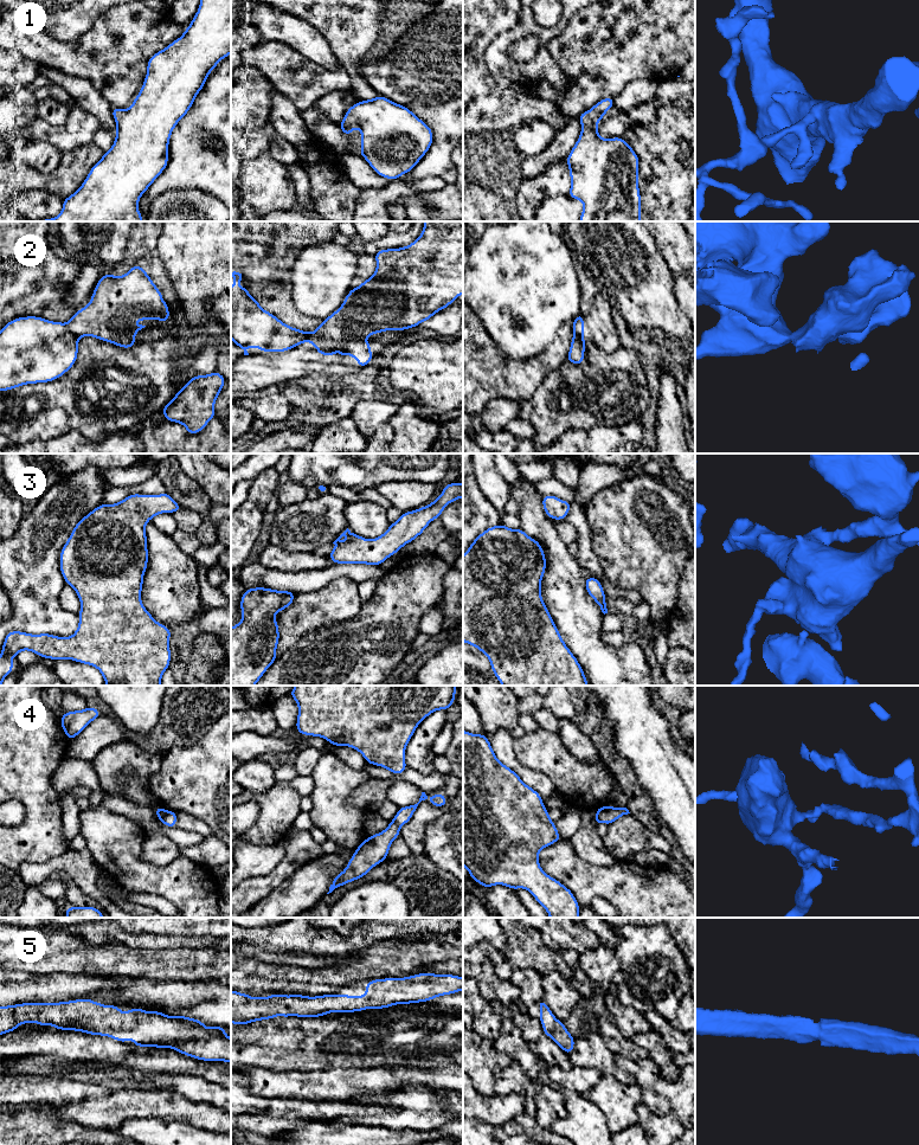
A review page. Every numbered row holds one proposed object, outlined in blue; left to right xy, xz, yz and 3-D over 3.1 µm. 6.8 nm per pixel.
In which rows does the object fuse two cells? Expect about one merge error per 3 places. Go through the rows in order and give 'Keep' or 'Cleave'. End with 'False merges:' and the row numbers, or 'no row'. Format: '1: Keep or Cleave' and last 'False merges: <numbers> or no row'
1: Keep
2: Cleave
3: Keep
4: Cleave
5: Keep
False merges: 2, 4

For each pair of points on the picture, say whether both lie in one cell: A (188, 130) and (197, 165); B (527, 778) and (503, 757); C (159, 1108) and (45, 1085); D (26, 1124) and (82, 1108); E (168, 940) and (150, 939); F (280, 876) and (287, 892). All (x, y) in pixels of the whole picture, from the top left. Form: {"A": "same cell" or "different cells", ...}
{"A": "same cell", "B": "same cell", "C": "same cell", "D": "different cells", "E": "same cell", "F": "different cells"}

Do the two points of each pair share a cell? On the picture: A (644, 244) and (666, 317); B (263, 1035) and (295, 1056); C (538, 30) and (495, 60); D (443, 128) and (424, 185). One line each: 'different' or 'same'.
A: same
B: same
C: same
D: different

